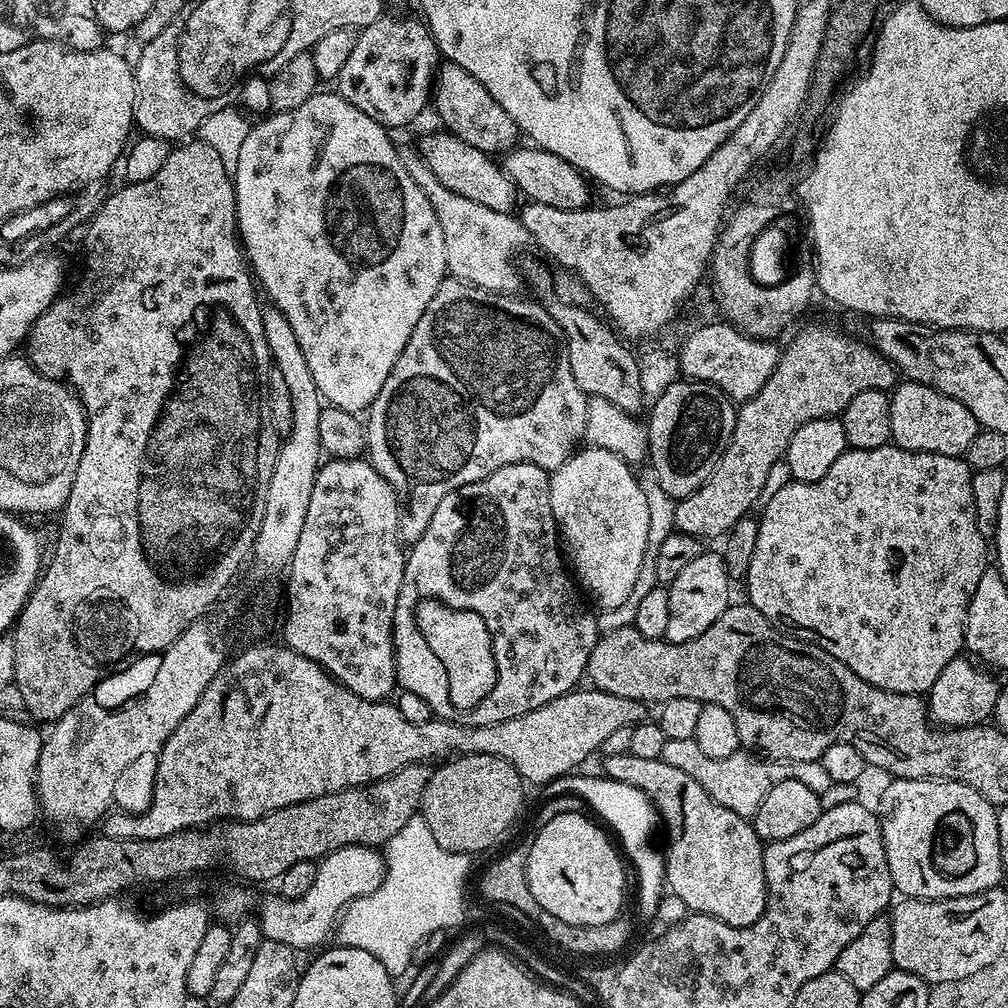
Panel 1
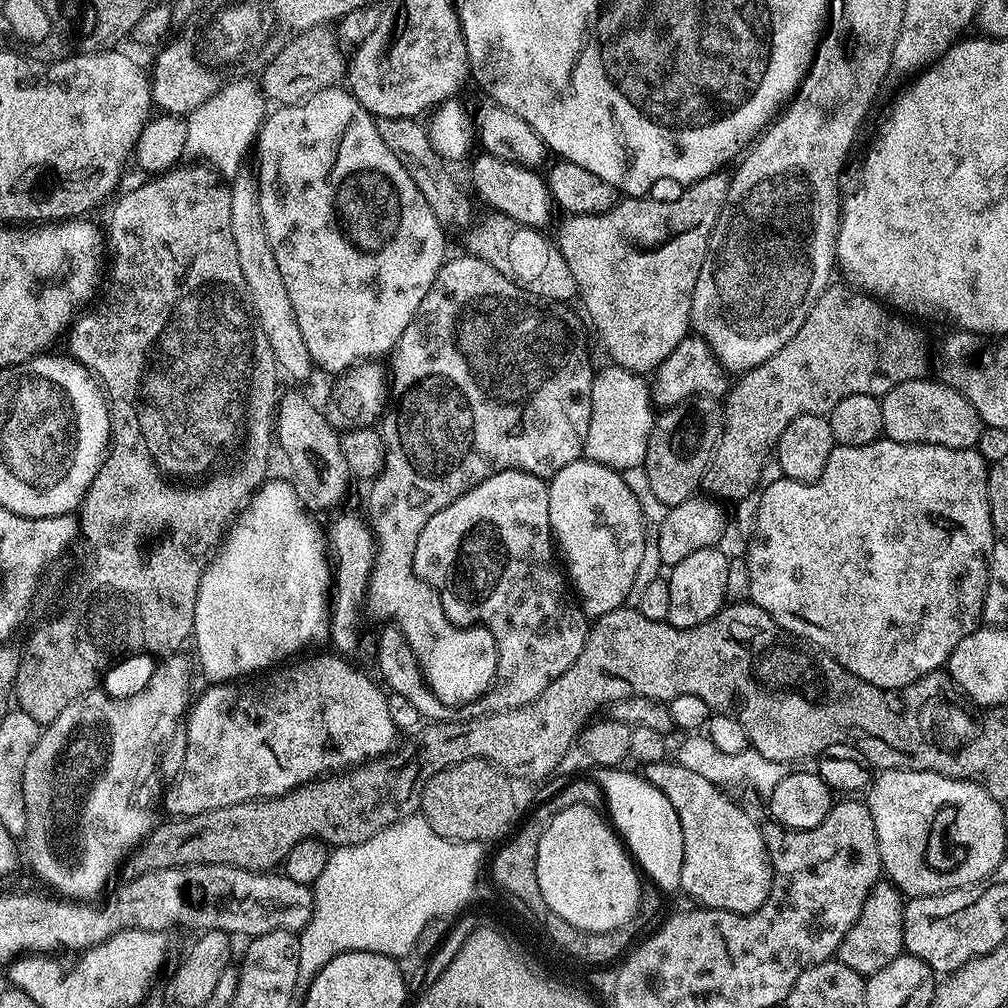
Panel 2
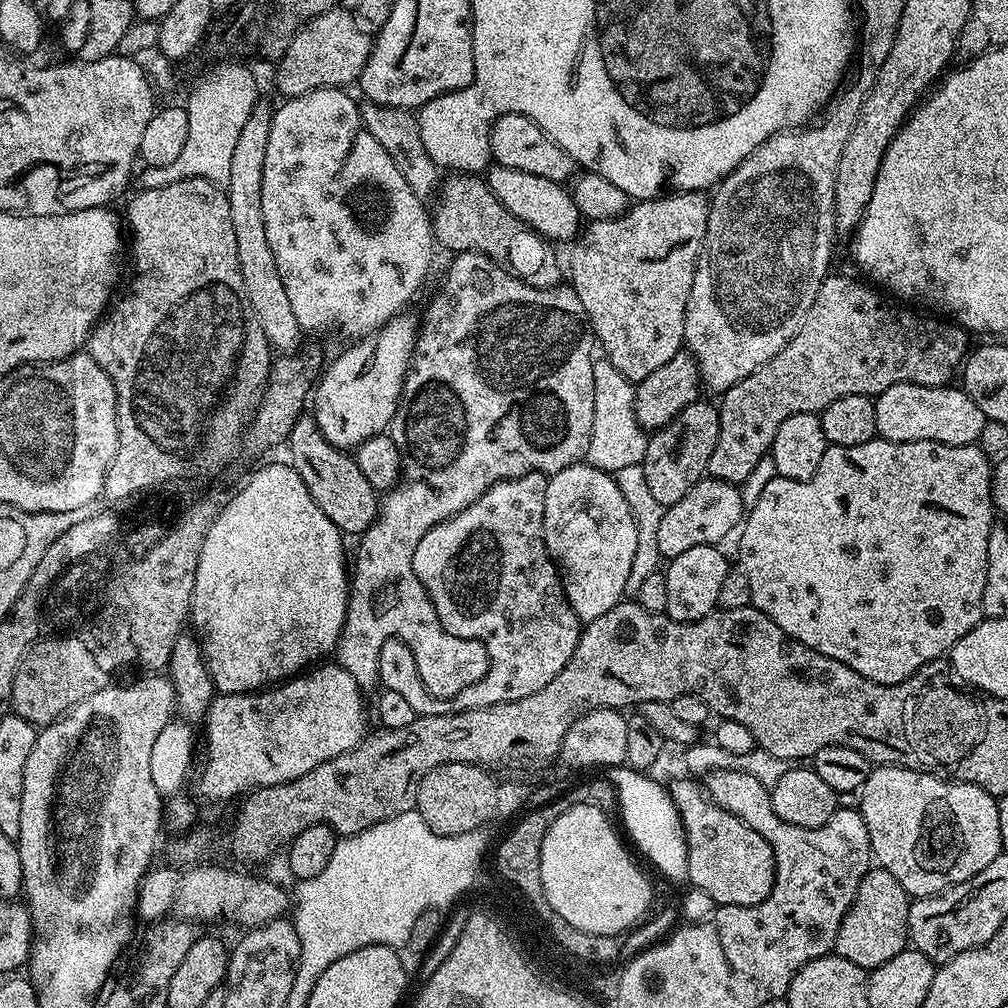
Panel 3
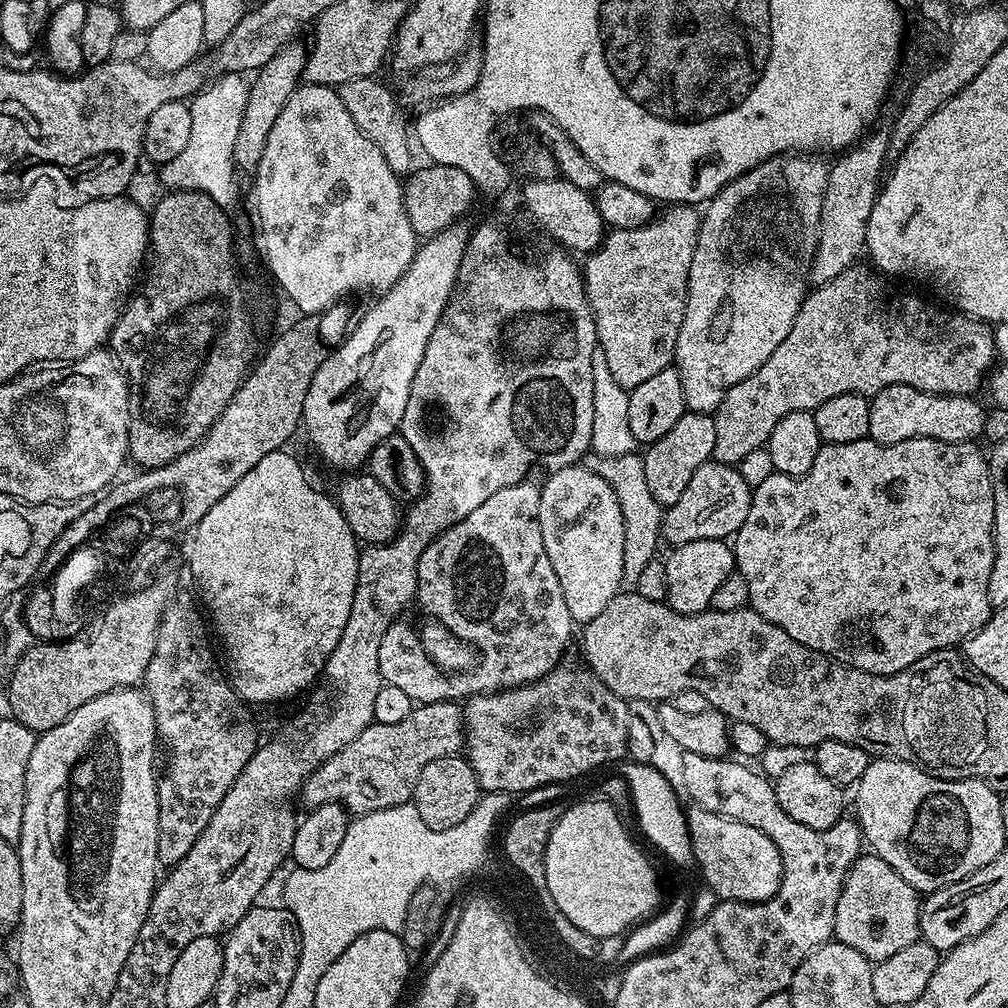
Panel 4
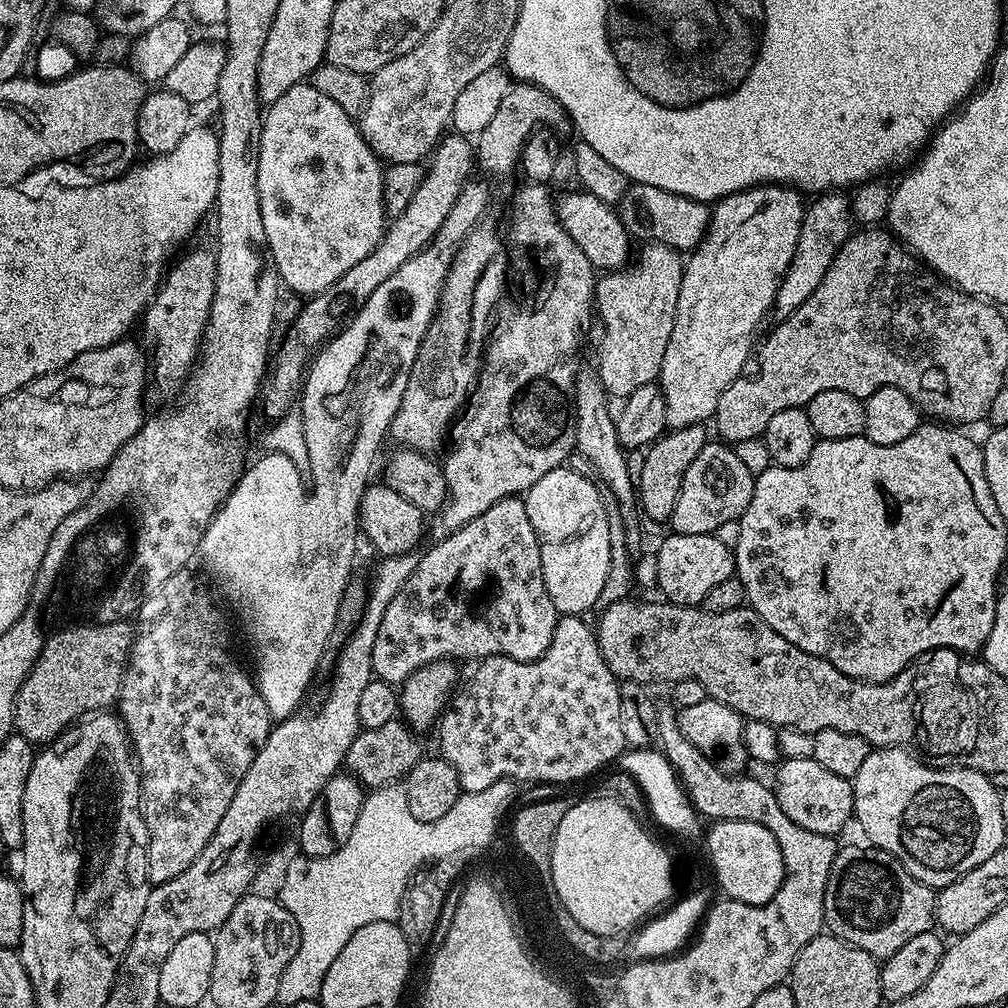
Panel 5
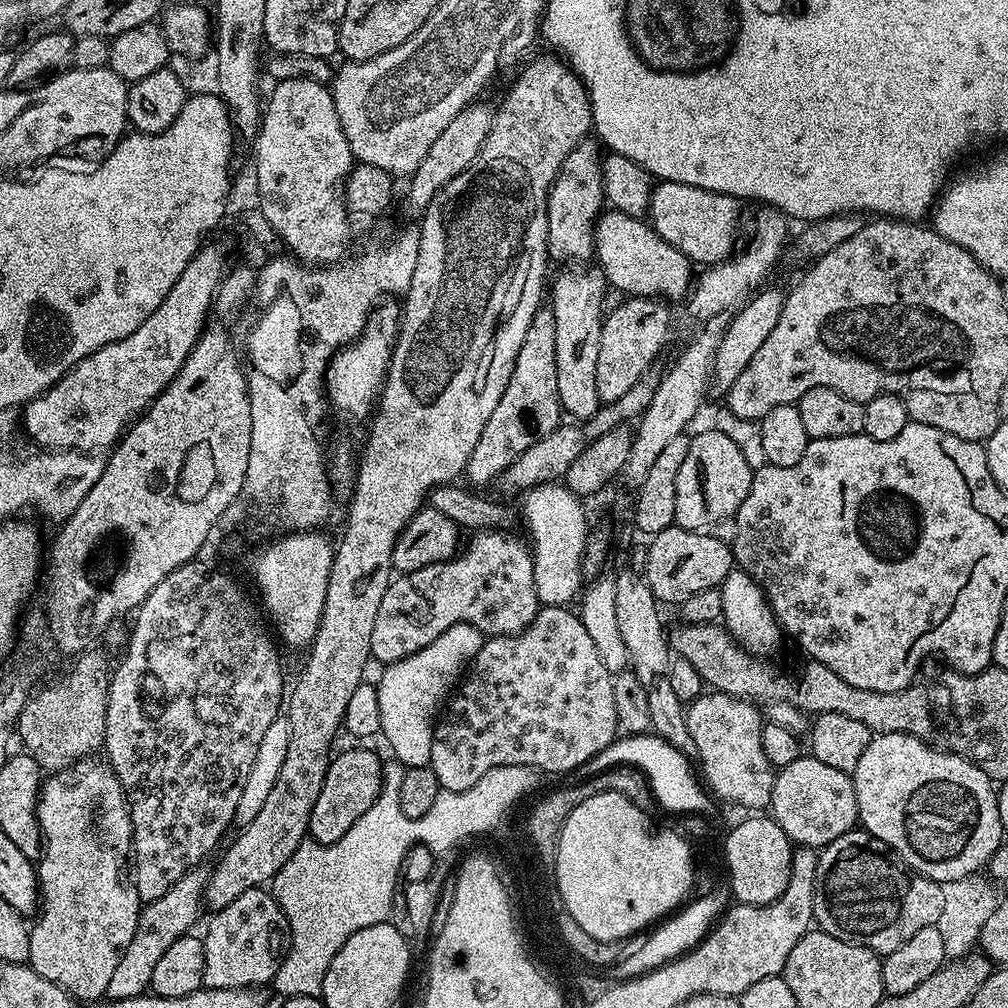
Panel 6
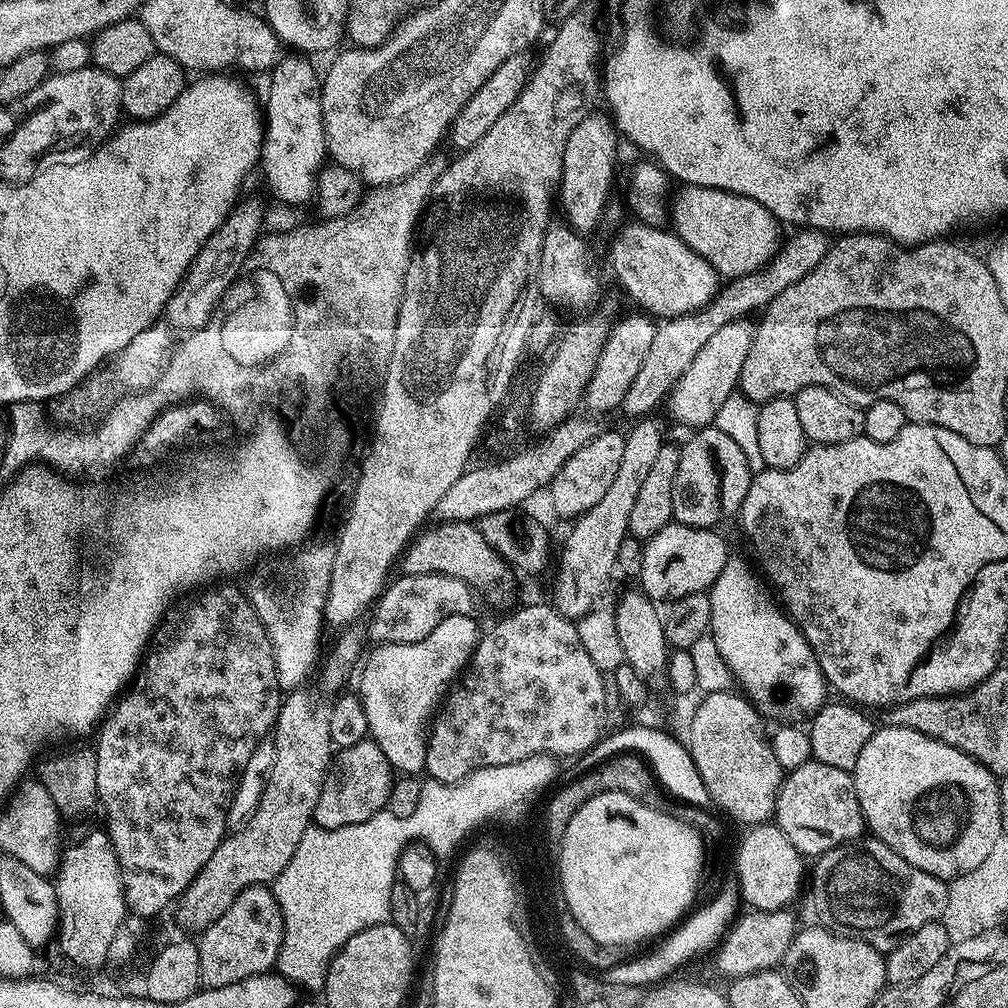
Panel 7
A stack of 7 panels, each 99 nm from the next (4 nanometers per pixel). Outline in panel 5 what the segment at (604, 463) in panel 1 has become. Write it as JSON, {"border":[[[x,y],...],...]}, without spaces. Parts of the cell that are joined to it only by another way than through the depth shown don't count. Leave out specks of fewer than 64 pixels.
{"border":[[[561,466],[543,474],[530,486],[523,497],[530,526],[538,538],[542,558],[542,582],[546,582],[546,594],[554,602],[557,613],[583,617],[592,607],[600,604],[600,595],[610,574],[610,526],[608,512],[602,506],[600,488],[595,479],[587,480],[580,472],[569,466]]]}

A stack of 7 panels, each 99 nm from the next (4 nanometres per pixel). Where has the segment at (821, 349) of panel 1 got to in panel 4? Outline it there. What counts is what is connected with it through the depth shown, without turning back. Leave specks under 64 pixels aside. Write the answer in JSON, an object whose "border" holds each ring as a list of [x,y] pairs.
{"border":[[[860,267],[848,268],[838,274],[838,278],[813,287],[804,297],[798,318],[794,326],[790,326],[790,334],[782,338],[778,350],[774,350],[750,378],[742,378],[742,382],[722,398],[714,413],[714,431],[718,434],[712,451],[715,463],[739,466],[746,454],[767,445],[774,426],[778,426],[786,414],[812,412],[822,406],[826,398],[838,398],[838,394],[871,398],[886,386],[895,384],[914,386],[939,396],[972,396],[979,388],[981,391],[986,373],[993,367],[992,360],[997,359],[993,329],[983,320],[973,320],[963,314],[952,314],[956,316],[950,317],[945,324],[940,316],[928,320],[928,304],[922,297],[896,296],[879,271]]]}

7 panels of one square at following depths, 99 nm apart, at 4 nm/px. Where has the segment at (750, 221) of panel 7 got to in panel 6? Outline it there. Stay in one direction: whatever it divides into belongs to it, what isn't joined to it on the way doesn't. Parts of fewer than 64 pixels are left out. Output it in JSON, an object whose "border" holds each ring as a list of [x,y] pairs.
{"border":[[[661,180],[652,189],[647,219],[653,230],[688,257],[693,265],[711,266],[721,264],[733,255],[737,247],[736,227],[740,224],[740,208],[741,201],[730,194],[702,190],[693,184]]]}

